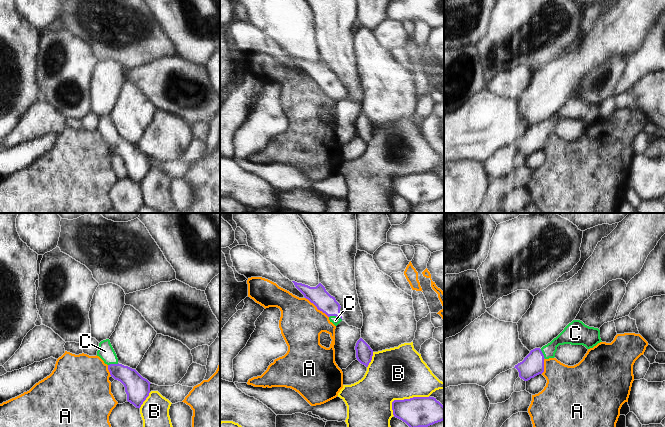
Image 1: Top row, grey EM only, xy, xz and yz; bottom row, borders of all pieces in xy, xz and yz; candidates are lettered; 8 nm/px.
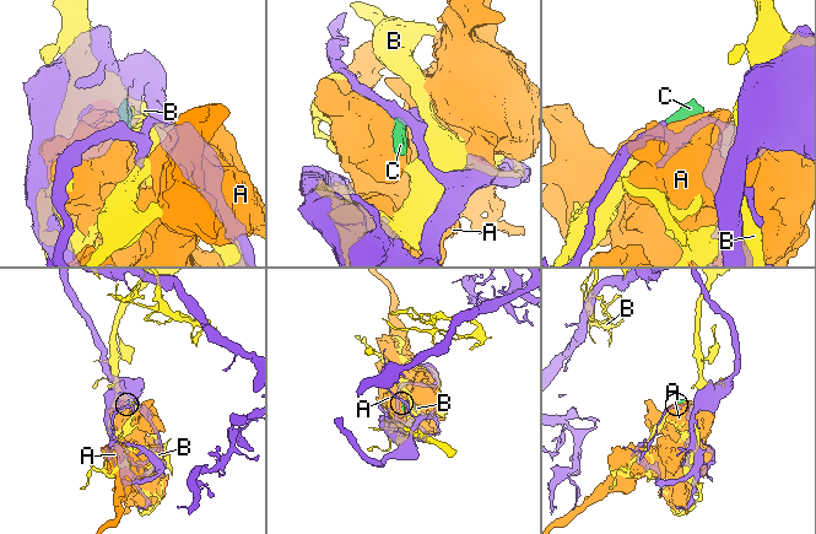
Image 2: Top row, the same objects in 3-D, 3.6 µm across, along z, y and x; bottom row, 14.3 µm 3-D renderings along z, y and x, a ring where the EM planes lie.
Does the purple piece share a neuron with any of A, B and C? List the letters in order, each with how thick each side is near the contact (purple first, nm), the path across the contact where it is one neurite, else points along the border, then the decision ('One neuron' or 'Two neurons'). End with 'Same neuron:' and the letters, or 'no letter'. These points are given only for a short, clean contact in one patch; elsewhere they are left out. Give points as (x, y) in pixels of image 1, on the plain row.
A: Thickness 150 nm (purple) against 360 nm. Two neurons
B: Thickness 240 nm (purple) against 420 nm. Two neurons
C: Thickness 150 nm (purple) against 70 nm. Path across: xz (318, 71), (332, 85), (336, 92), (335, 96). One neuron
Same neuron: C.

